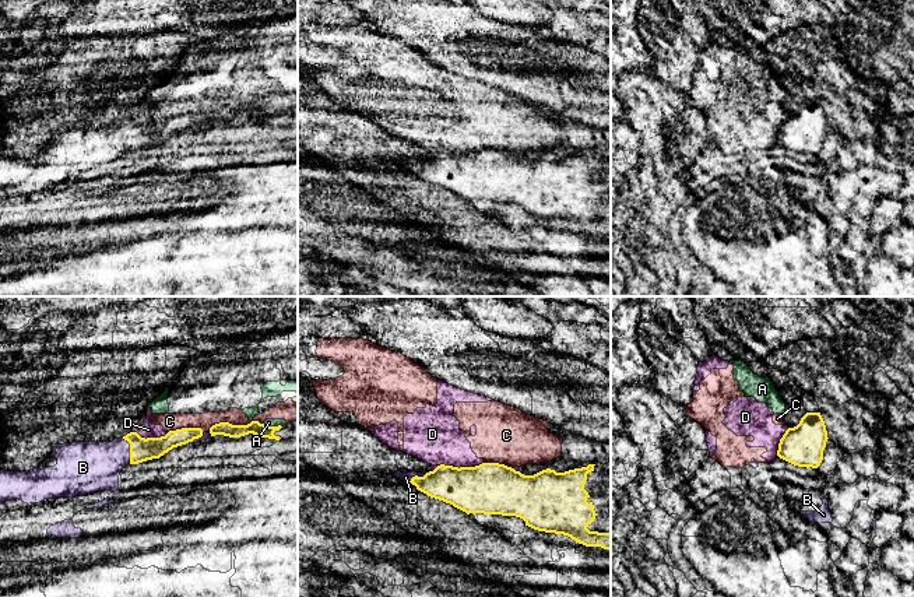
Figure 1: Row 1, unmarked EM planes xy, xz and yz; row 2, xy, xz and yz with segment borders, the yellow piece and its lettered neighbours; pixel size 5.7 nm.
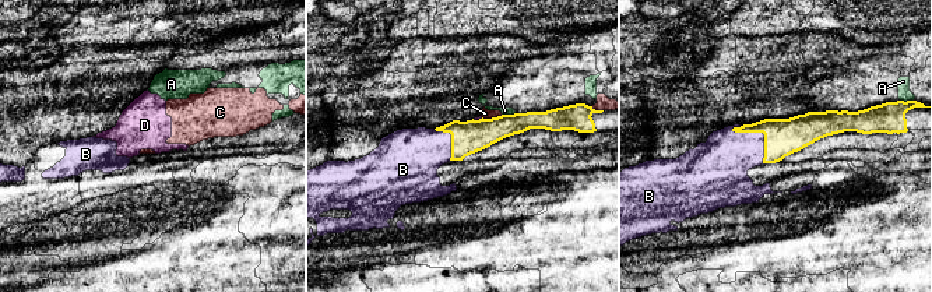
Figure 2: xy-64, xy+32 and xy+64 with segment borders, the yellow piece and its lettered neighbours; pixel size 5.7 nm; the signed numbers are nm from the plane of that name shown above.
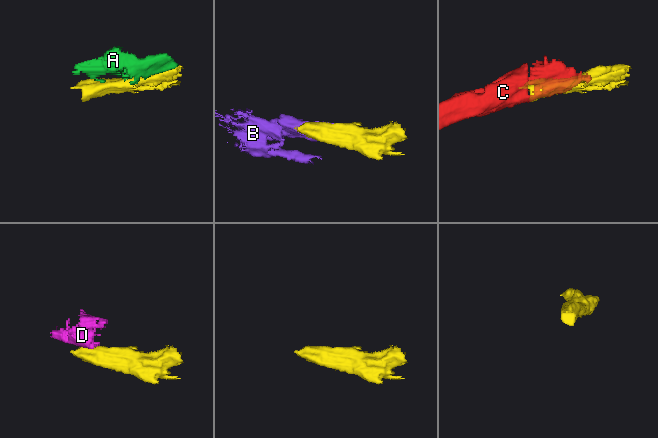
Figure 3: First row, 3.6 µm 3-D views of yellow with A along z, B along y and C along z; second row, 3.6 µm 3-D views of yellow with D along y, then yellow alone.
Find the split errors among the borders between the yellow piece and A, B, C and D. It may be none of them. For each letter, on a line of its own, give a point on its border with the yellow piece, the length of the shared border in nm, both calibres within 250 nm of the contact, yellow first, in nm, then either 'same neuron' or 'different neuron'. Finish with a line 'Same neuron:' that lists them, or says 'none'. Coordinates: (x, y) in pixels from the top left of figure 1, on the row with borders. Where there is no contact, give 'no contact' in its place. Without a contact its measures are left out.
A: xy (273, 427) | 110 nm | 80/50 nm | different neuron
B: xz (424, 476) | 200 nm | 240/60 nm | same neuron
C: xy (234, 425) | 320 nm | 80/90 nm | different neuron
D: xz (461, 467) | 280 nm | 300/320 nm | different neuron
Same neuron: B

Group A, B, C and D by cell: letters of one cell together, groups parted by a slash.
A C D / B

